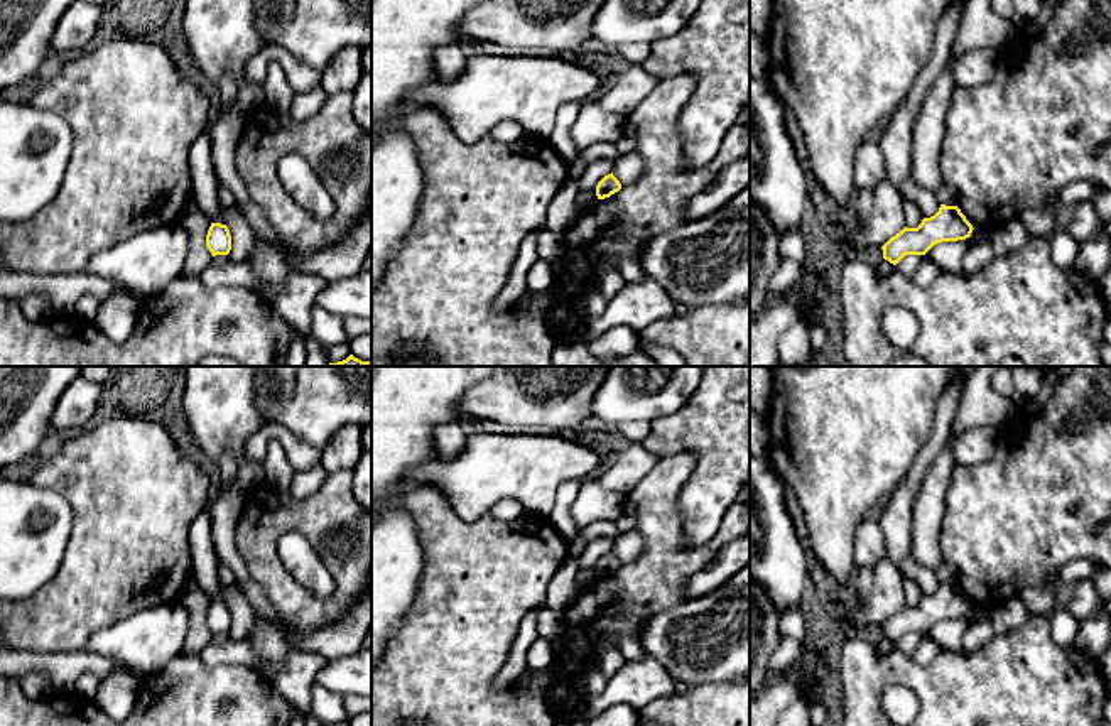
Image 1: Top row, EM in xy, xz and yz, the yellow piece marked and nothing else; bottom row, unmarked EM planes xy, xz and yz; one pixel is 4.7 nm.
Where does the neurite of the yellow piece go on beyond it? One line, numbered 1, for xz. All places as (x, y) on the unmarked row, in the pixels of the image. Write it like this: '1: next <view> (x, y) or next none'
1: next none

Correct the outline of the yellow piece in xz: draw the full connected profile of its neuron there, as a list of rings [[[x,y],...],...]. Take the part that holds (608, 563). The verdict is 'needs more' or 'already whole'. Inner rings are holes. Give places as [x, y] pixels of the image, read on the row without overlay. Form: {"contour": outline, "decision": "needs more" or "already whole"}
{"contour": [[[611,550],[598,561],[596,574],[598,574],[598,577],[604,577],[604,576],[610,576],[611,572],[618,571],[620,567],[621,567],[621,562]]], "decision": "already whole"}

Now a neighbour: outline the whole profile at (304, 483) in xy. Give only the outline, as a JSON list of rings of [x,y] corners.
[[[321,463],[306,471],[294,471],[289,495],[297,500],[307,498],[322,486],[326,476],[328,473]]]

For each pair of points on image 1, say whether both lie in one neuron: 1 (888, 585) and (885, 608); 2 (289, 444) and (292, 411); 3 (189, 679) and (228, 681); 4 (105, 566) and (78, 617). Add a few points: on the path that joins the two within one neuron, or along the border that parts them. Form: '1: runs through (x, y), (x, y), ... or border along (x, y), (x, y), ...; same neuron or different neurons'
1: runs through (887, 590), (885, 603); same neuron
2: border along (269, 421), (282, 424), (319, 451); different neurons
3: runs through (200, 681), (218, 681); same neuron
4: runs through (103, 578), (78, 605); same neuron

